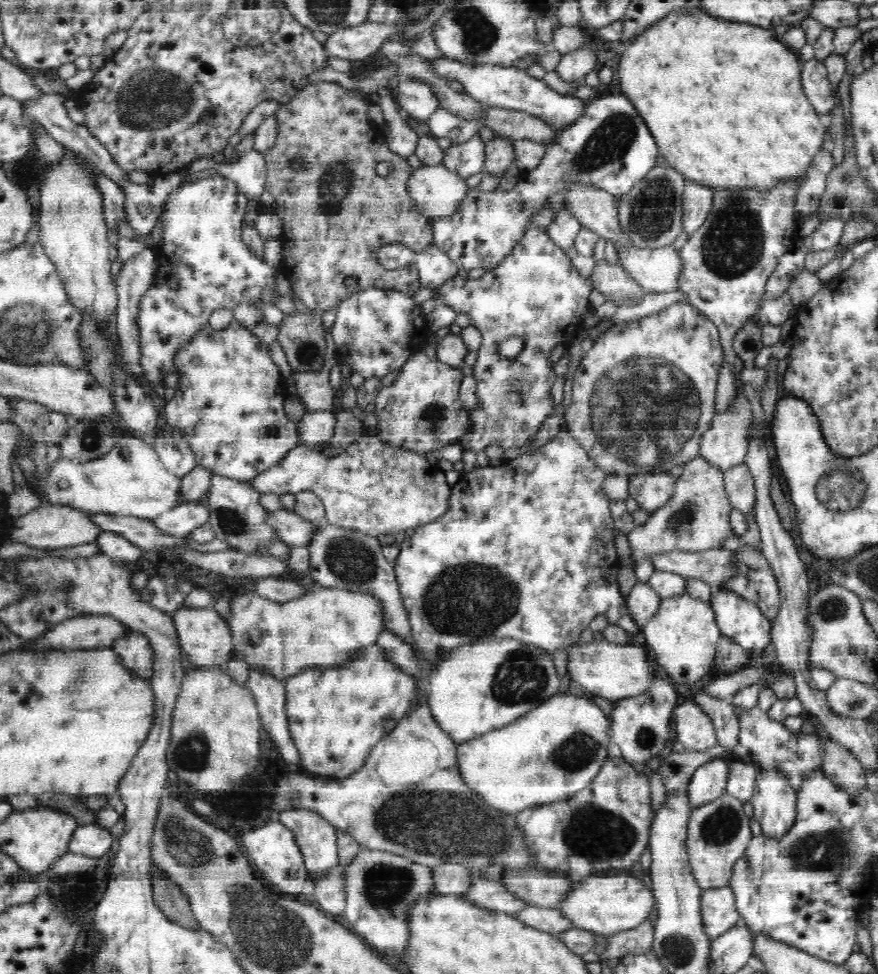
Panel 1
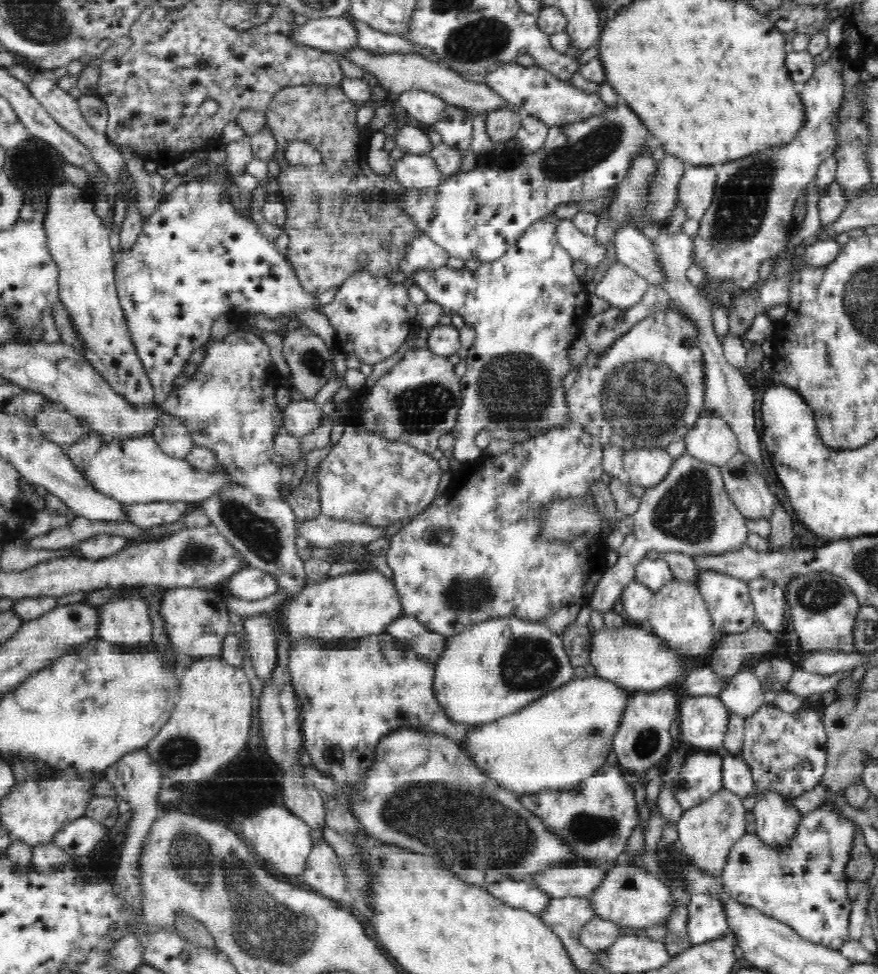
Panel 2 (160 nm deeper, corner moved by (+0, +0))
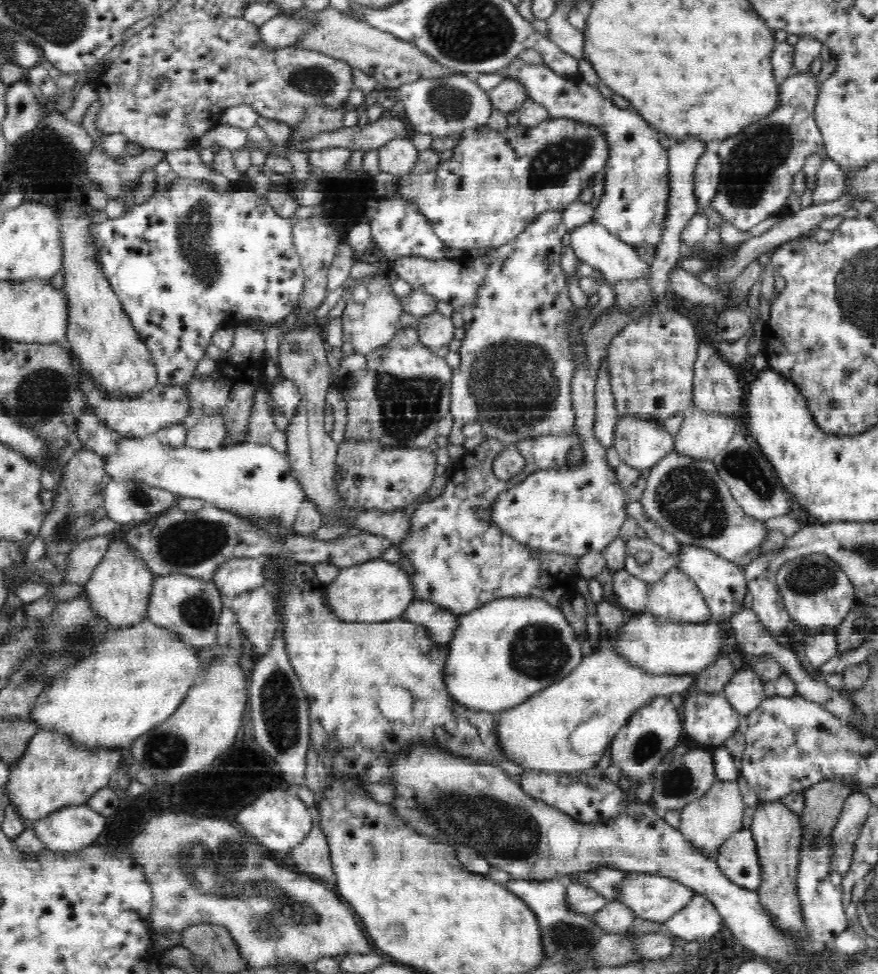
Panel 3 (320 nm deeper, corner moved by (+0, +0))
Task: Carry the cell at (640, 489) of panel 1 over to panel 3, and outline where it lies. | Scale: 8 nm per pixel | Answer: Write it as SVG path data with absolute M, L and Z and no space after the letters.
M622 415L614 428L614 448L622 463L635 471L654 468L674 451L674 438L664 424L651 423L650 419Z

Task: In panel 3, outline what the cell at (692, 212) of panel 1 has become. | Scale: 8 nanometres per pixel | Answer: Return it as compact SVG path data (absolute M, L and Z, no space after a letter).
M706 151L698 160L694 170L694 192L698 206L708 206L718 194L722 163L718 154Z

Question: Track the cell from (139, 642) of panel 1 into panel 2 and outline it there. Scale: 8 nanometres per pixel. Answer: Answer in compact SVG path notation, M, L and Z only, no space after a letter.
M136 585L110 589L111 592L117 592L117 594L121 592L123 595L112 597L108 602L99 606L101 619L97 628L98 637L106 640L107 643L117 644L132 652L145 651L153 640L152 623L150 622L150 611L153 605L140 595L140 591L136 590L138 590Z

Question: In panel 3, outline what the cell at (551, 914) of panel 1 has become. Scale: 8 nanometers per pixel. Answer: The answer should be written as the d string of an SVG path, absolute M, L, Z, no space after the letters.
M571 881L566 890L567 906L583 916L594 916L604 908L609 900L598 894L594 887L584 885L580 881Z

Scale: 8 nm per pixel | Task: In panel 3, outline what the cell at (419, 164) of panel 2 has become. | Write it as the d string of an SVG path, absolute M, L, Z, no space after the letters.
M390 139L378 149L379 169L399 176L412 174L418 153L419 150L414 146L412 139Z

